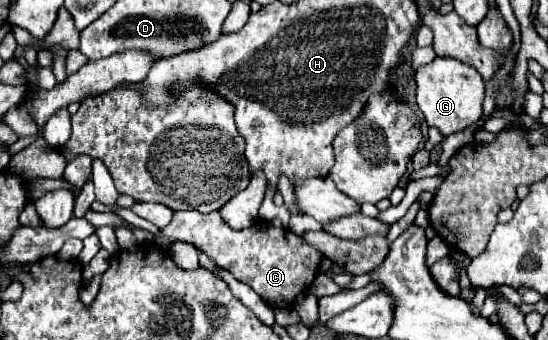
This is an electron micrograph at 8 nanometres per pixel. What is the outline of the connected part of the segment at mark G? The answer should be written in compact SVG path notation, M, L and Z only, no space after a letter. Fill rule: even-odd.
M436 57L432 63L416 69L416 103L426 117L430 127L436 127L442 135L450 135L462 131L472 125L482 115L482 99L484 99L484 79L482 75L456 59Z

